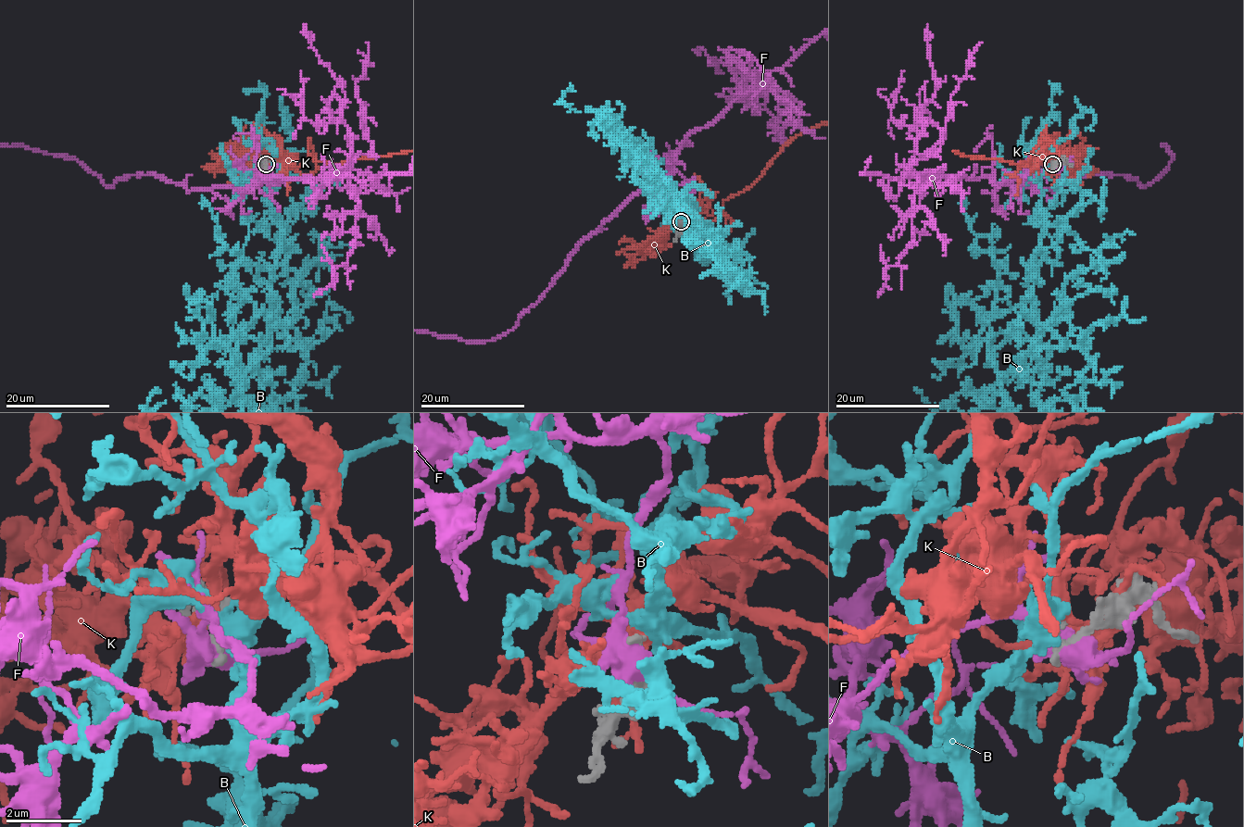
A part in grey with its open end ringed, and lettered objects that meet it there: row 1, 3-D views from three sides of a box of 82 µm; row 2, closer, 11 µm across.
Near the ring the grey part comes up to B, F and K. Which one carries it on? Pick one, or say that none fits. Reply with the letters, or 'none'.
B

